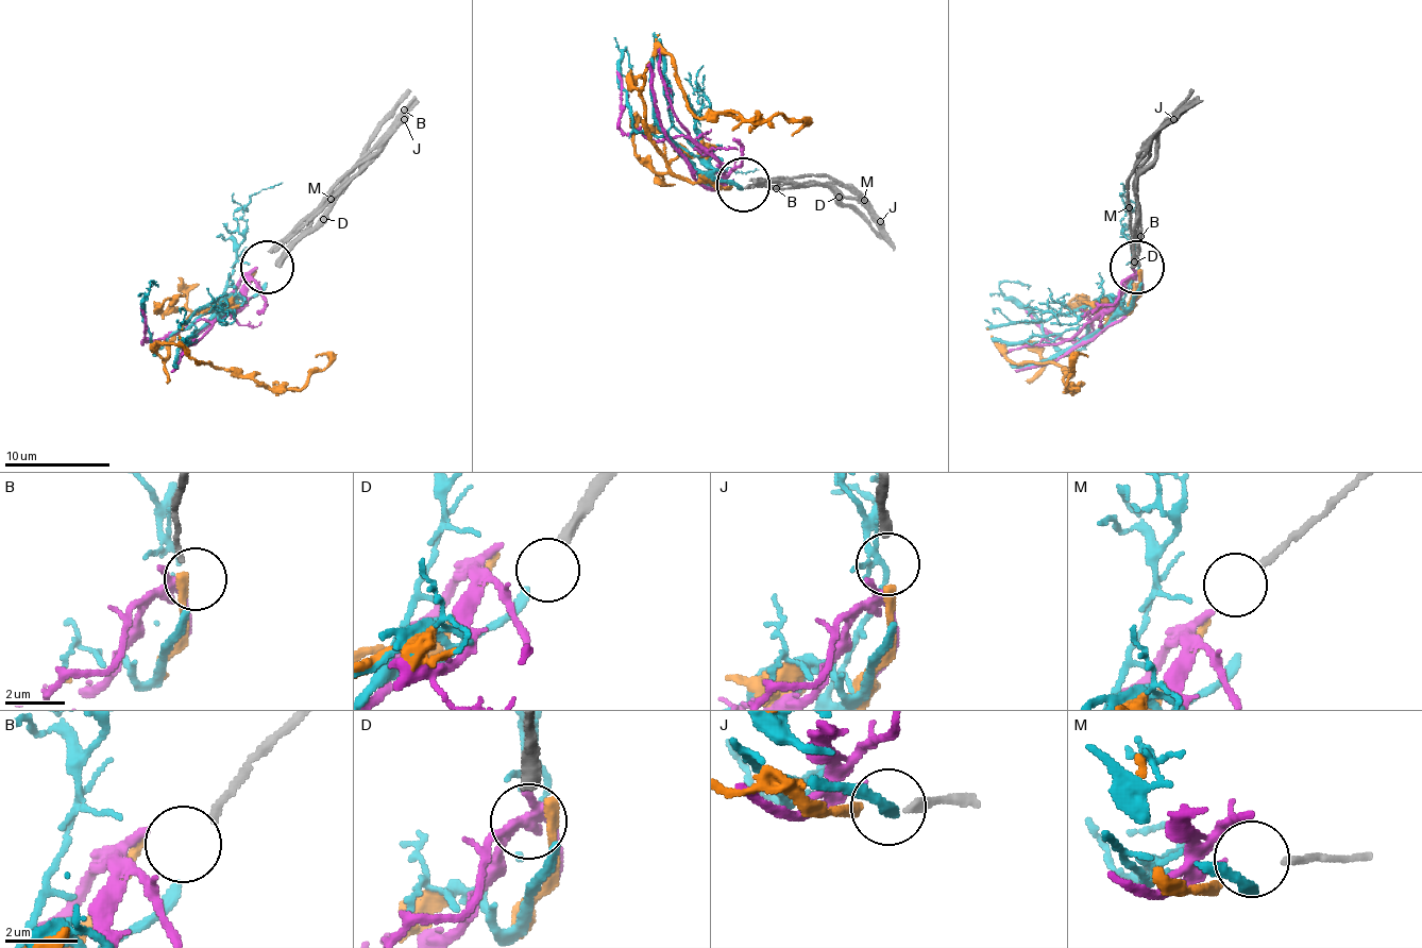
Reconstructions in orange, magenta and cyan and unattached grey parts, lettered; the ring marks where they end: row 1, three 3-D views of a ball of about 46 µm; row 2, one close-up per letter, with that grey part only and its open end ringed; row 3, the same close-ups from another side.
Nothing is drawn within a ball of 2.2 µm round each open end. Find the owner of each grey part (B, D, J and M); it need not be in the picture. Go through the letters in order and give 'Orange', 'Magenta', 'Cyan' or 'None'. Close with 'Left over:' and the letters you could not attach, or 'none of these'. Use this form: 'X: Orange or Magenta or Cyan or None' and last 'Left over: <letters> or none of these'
B: Cyan
D: None
J: Orange
M: Magenta
Left over: D

